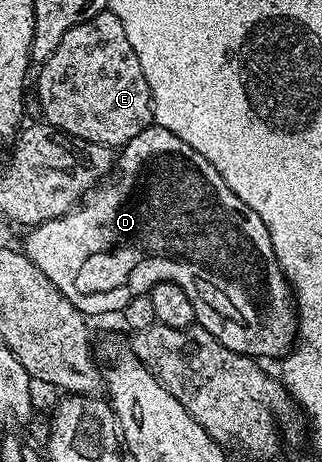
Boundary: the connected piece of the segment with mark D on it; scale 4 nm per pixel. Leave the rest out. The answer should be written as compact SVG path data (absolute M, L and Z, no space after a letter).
M156 124L149 125L143 132L139 132L139 136L135 136L135 140L120 147L115 158L115 166L118 171L121 169L121 175L114 182L105 180L94 185L83 201L72 210L68 210L55 220L47 220L32 227L26 233L29 235L25 238L23 253L32 260L35 268L39 268L39 272L43 272L43 276L47 276L47 280L51 280L51 284L55 284L55 288L59 288L59 292L63 292L63 296L71 300L74 308L86 316L113 314L116 310L117 313L124 311L125 305L131 299L140 294L148 294L155 284L174 282L179 284L179 288L183 288L183 292L187 292L187 297L191 299L197 317L196 325L211 332L211 336L215 336L215 340L219 340L223 348L236 354L247 354L250 358L258 360L266 360L265 358L277 360L288 354L297 341L297 307L293 288L285 279L283 268L279 268L279 260L275 260L275 248L271 248L271 232L267 232L267 224L263 224L258 214L251 212L251 208L247 208L247 204L243 204L243 200L239 200L239 196L235 196L235 192L227 188L223 176L219 176L217 169L203 156L199 156L199 152L195 152L191 144L183 144L183 140L175 136L175 132L167 132L167 128Z

